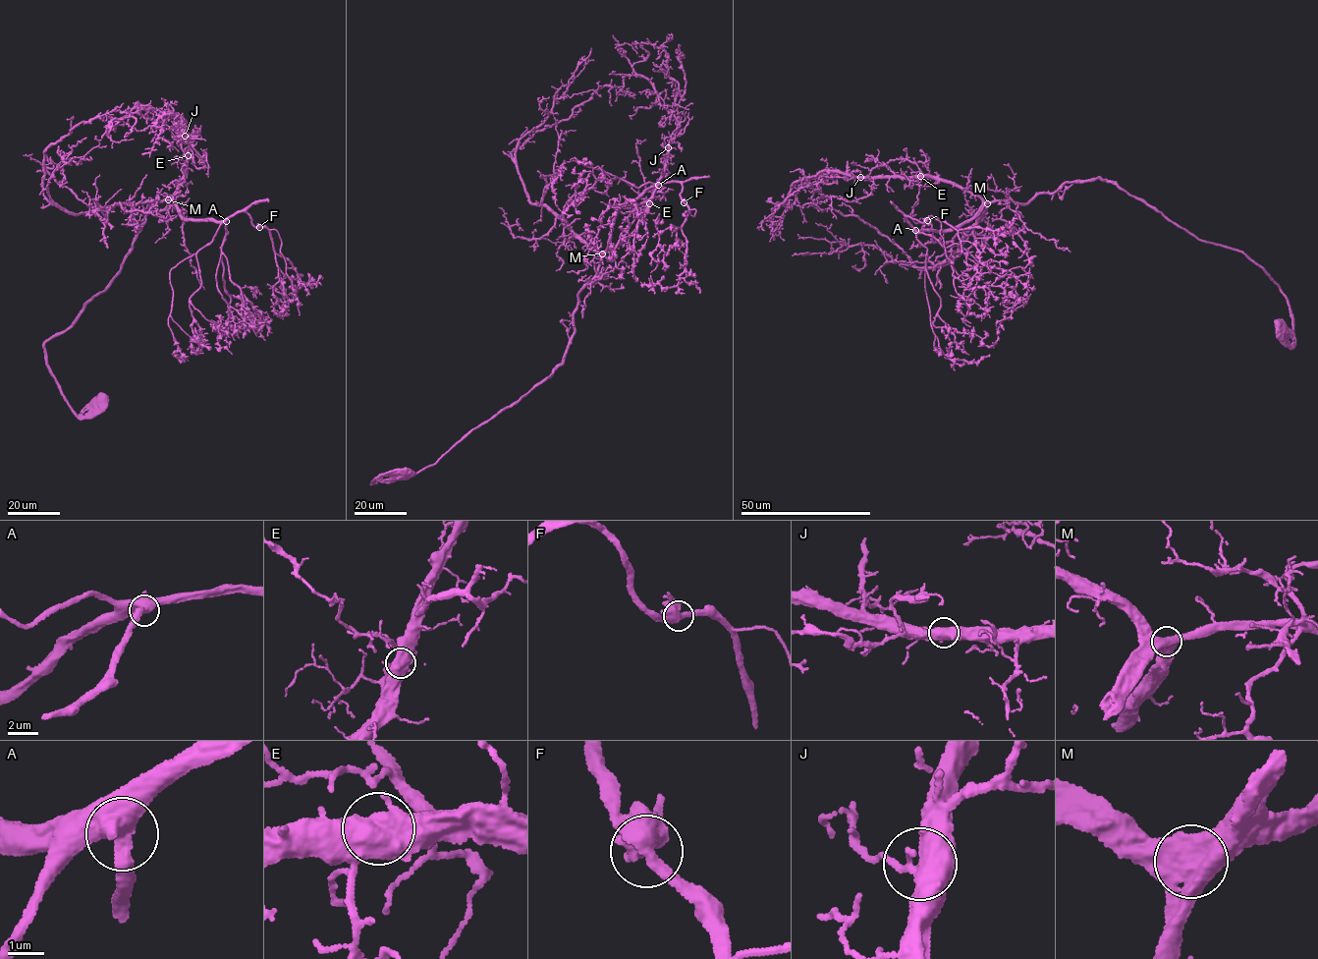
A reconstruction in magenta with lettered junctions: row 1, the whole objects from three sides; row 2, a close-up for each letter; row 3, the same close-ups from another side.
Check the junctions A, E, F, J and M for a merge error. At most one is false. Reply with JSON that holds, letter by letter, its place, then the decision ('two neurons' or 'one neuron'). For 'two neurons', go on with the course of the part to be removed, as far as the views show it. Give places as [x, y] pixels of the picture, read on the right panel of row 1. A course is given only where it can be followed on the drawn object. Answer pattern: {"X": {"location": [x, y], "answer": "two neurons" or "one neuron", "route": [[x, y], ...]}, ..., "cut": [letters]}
{"A": {"location": [915, 230], "answer": "one neuron"}, "E": {"location": [920, 176], "answer": "one neuron"}, "F": {"location": [927, 220], "answer": "one neuron"}, "J": {"location": [860, 177], "answer": "one neuron"}, "M": {"location": [987, 203], "answer": "one neuron"}, "cut": []}

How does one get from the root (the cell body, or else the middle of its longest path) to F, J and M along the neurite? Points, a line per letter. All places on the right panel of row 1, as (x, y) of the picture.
F: (1280, 326), (1294, 345), (1288, 300), (1260, 266), (1105, 180), (992, 201), (943, 232), (906, 218), (927, 220)
J: (1280, 326), (1294, 345), (1288, 300), (1260, 266), (1106, 180), (1022, 203), (985, 202), (930, 177), (860, 177)
M: (1280, 326), (1294, 345), (1288, 300), (1260, 266), (1106, 180), (1068, 182), (1025, 203), (987, 203)

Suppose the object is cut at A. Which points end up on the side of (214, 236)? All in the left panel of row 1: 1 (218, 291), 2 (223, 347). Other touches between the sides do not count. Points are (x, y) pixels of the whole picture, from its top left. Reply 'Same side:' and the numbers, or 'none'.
Same side: none

